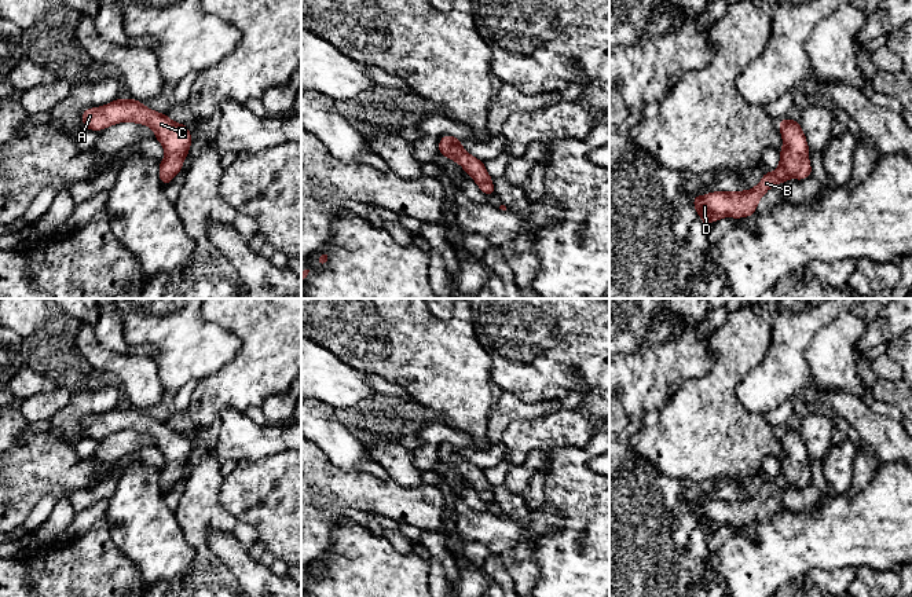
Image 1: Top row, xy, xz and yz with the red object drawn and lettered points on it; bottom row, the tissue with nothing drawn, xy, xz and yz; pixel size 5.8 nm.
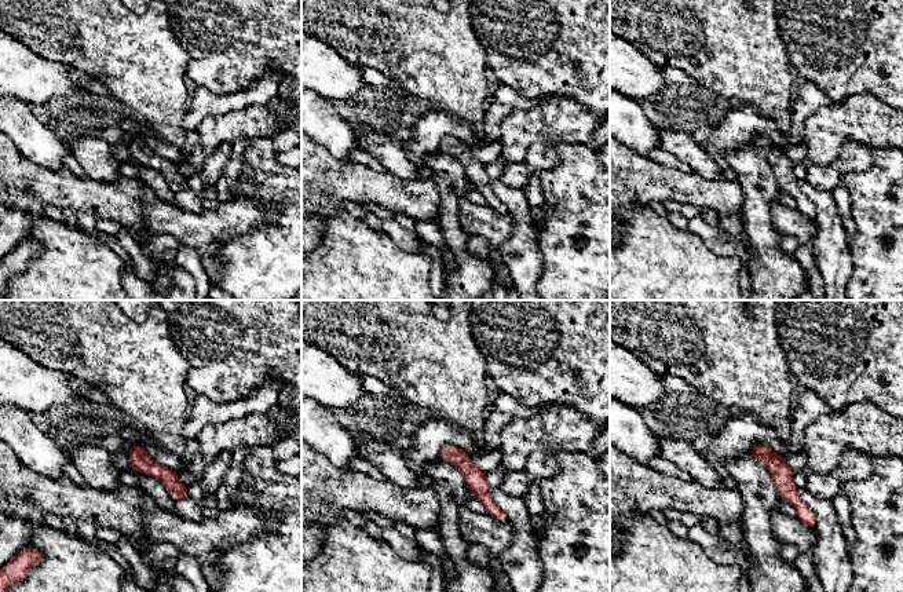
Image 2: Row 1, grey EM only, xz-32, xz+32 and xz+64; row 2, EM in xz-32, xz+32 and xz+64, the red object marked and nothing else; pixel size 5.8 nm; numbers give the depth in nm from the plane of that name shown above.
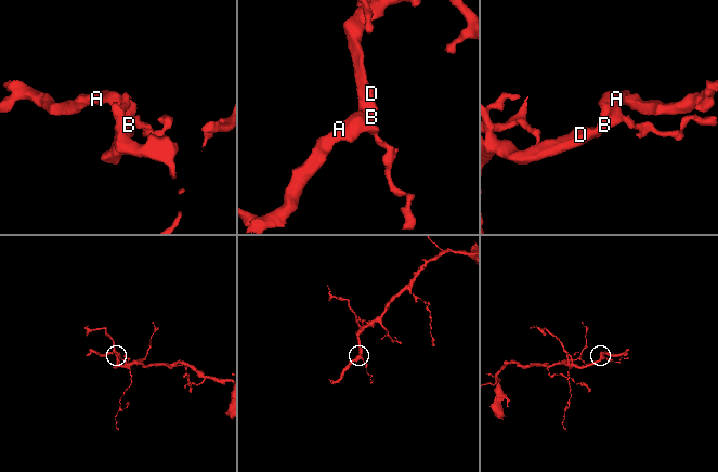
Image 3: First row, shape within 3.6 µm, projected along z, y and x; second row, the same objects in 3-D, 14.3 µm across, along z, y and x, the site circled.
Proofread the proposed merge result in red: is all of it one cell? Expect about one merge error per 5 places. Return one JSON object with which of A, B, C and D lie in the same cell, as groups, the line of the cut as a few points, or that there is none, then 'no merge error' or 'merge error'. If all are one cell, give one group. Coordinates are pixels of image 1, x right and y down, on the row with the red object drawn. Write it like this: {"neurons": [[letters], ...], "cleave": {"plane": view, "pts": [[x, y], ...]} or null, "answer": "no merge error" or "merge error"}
{"neurons": [["A", "B", "C", "D"]], "cleave": null, "answer": "no merge error"}

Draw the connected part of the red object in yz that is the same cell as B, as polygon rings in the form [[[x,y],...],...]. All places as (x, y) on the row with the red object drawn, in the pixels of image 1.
[[[783,118],[779,122],[783,138],[780,164],[774,172],[765,172],[762,180],[751,190],[744,191],[713,191],[693,197],[693,206],[703,220],[704,230],[708,221],[722,217],[748,217],[757,212],[759,199],[777,183],[784,184],[788,179],[803,180],[812,175],[809,162],[809,146],[799,121]]]

